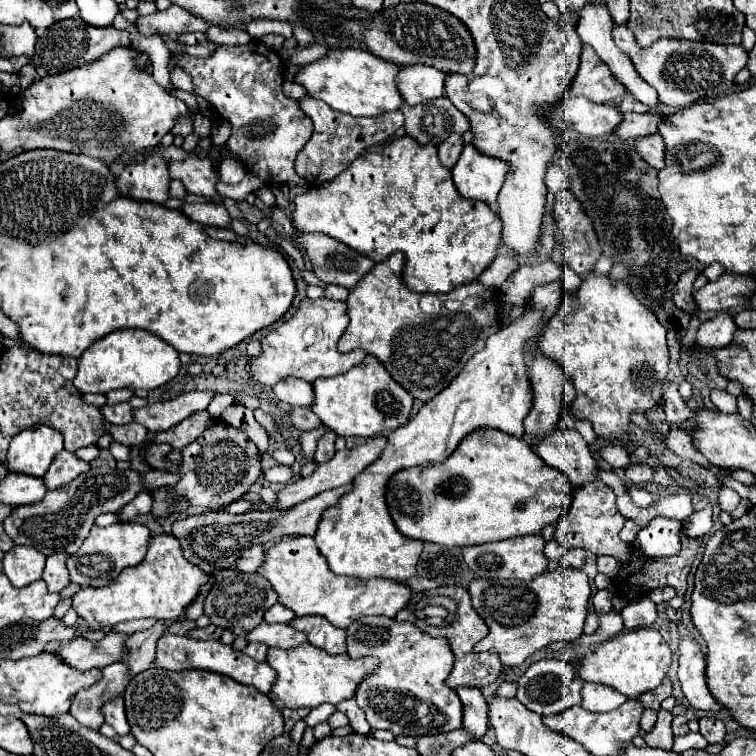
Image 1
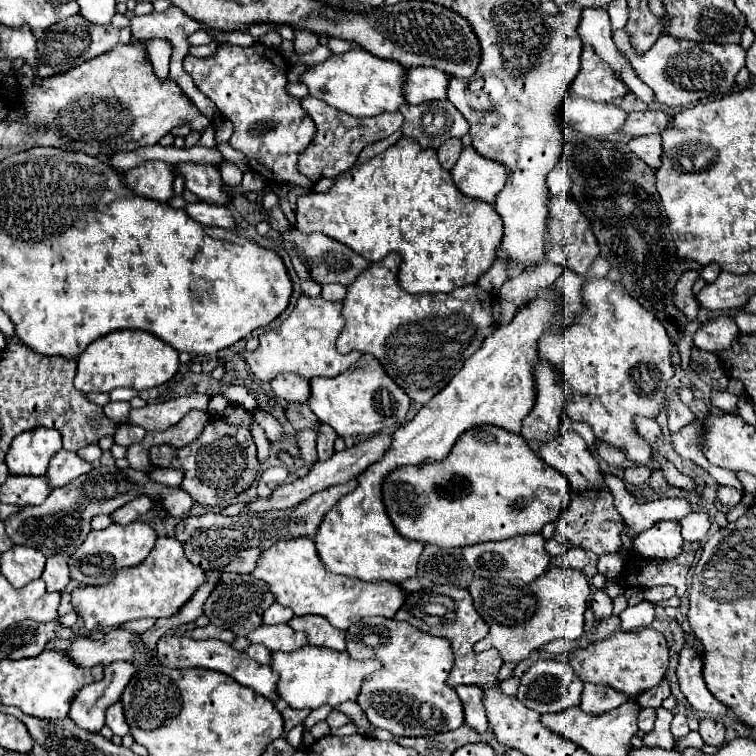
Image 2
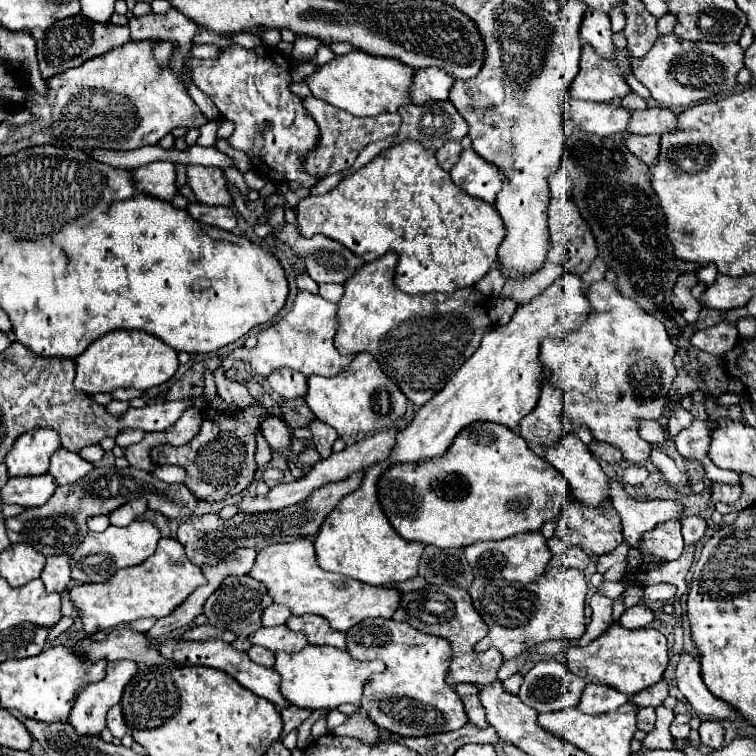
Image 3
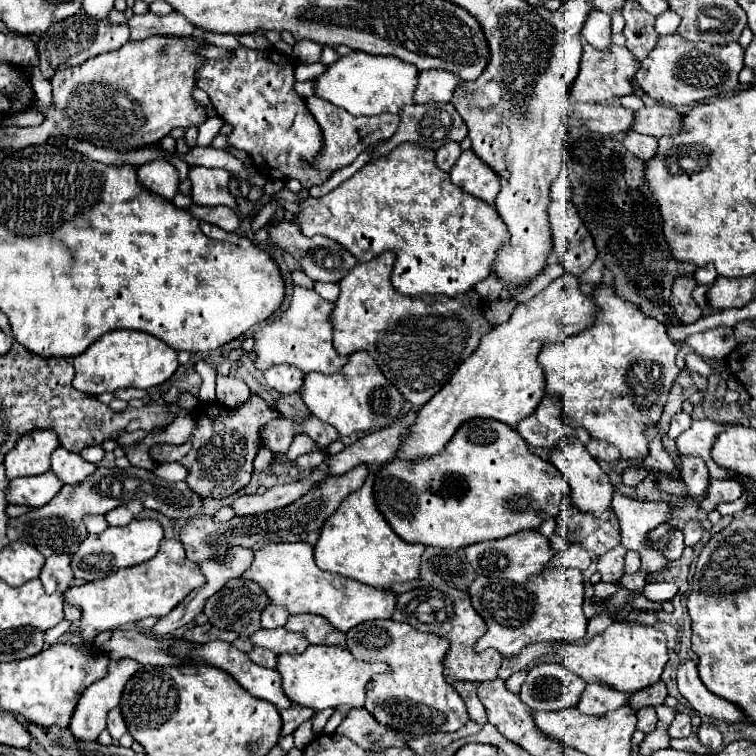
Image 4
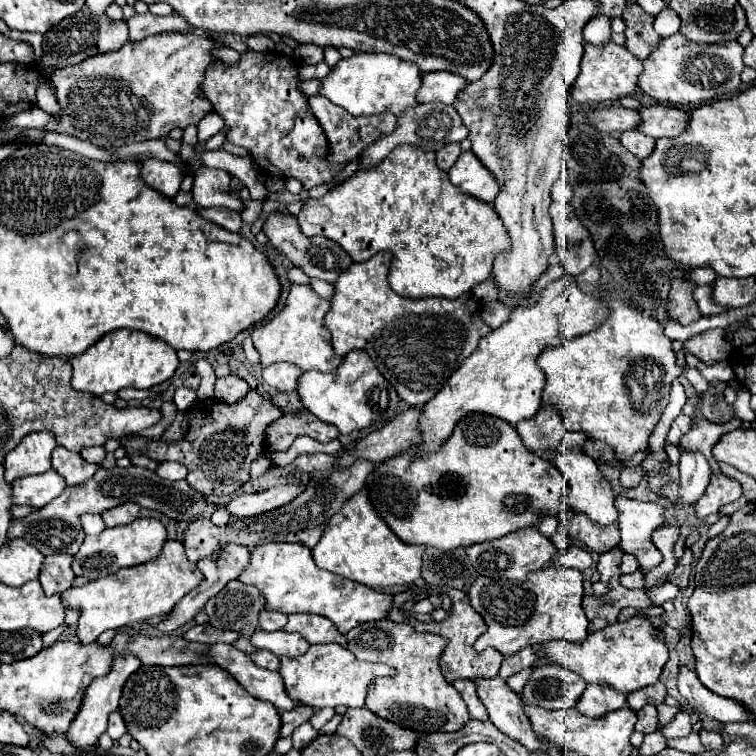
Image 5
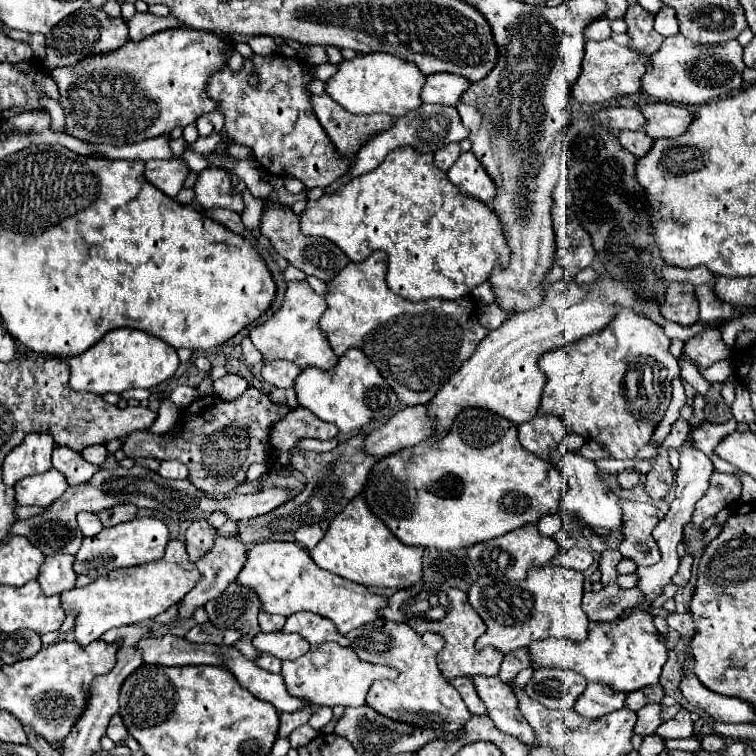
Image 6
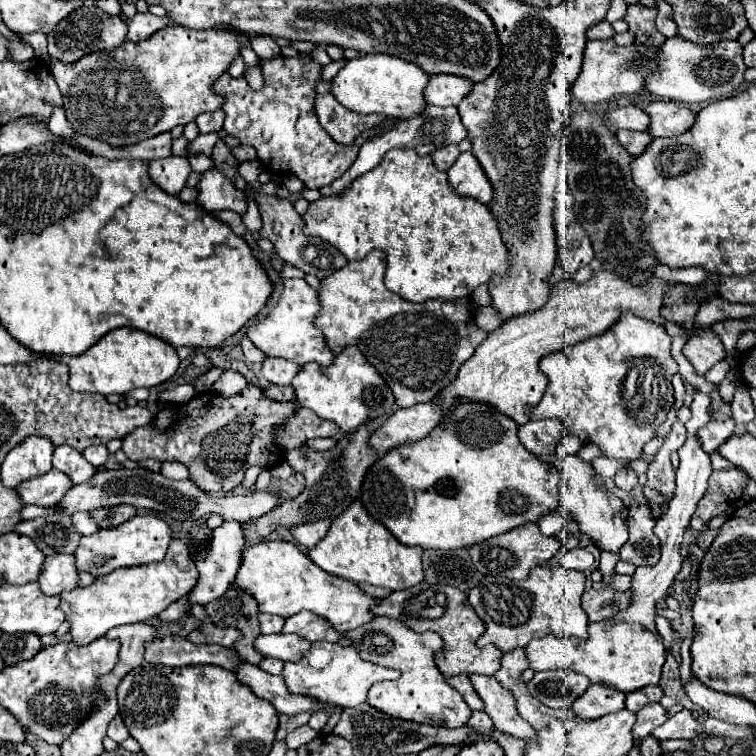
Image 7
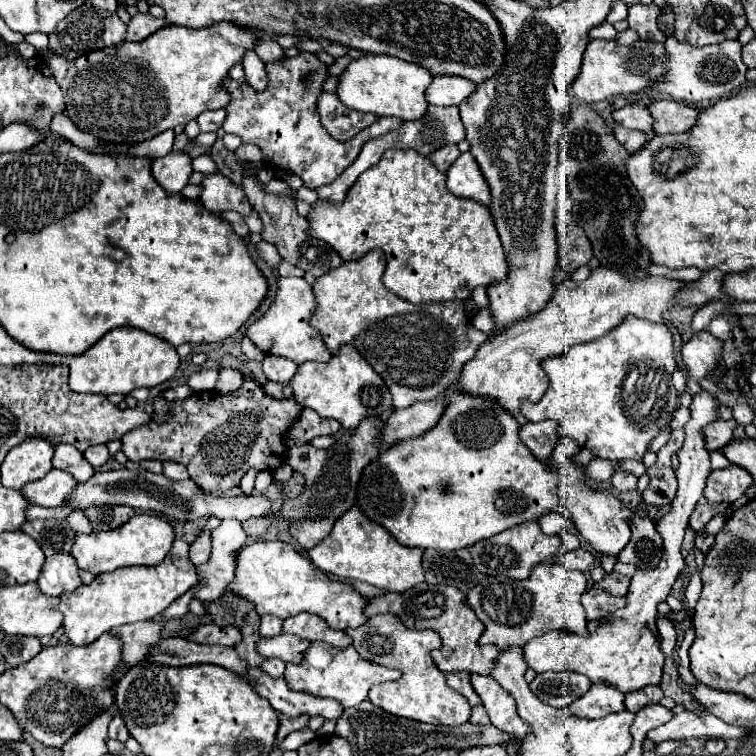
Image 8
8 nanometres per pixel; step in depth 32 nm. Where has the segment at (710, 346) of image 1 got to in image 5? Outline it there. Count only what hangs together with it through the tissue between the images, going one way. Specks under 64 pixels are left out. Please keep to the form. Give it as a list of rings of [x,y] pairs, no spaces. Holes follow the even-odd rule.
[[[716,328],[716,330],[706,330],[686,340],[684,350],[696,356],[704,364],[714,364],[718,360],[728,360],[732,356],[734,344],[724,338],[722,328]]]

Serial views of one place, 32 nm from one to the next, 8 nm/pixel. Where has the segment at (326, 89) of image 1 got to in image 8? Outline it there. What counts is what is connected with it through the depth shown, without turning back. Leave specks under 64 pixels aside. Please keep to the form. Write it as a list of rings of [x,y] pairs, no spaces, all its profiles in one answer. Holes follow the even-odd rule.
[[[366,54],[352,60],[340,76],[336,88],[338,98],[358,112],[372,112],[376,116],[396,116],[400,120],[418,120],[428,110],[426,88],[432,82],[432,74],[424,72],[420,64],[408,64],[394,56],[372,56]]]

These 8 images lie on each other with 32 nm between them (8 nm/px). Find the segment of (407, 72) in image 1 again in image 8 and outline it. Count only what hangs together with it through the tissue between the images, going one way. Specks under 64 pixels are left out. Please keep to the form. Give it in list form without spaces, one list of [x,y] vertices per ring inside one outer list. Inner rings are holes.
[[[434,76],[426,96],[428,102],[436,106],[458,106],[474,92],[474,88],[476,84],[472,84],[472,80],[464,80],[460,76]]]

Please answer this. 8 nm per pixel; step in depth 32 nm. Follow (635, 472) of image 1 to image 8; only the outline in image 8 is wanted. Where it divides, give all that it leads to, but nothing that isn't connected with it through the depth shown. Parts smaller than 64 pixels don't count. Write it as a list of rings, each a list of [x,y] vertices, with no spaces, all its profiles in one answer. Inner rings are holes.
[[[616,470],[614,476],[610,478],[612,486],[618,490],[618,492],[630,492],[630,490],[636,490],[636,482],[638,478],[630,472],[624,472],[624,470]]]

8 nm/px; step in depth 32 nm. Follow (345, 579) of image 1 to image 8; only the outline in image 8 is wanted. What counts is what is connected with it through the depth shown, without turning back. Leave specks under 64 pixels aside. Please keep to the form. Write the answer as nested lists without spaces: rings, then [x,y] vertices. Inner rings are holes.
[[[254,542],[244,546],[236,554],[236,576],[224,592],[232,592],[252,602],[260,616],[272,614],[284,620],[308,612],[320,616],[334,630],[356,628],[366,622],[366,616],[362,614],[366,598],[362,594],[348,584],[332,582],[310,560],[284,542]]]

